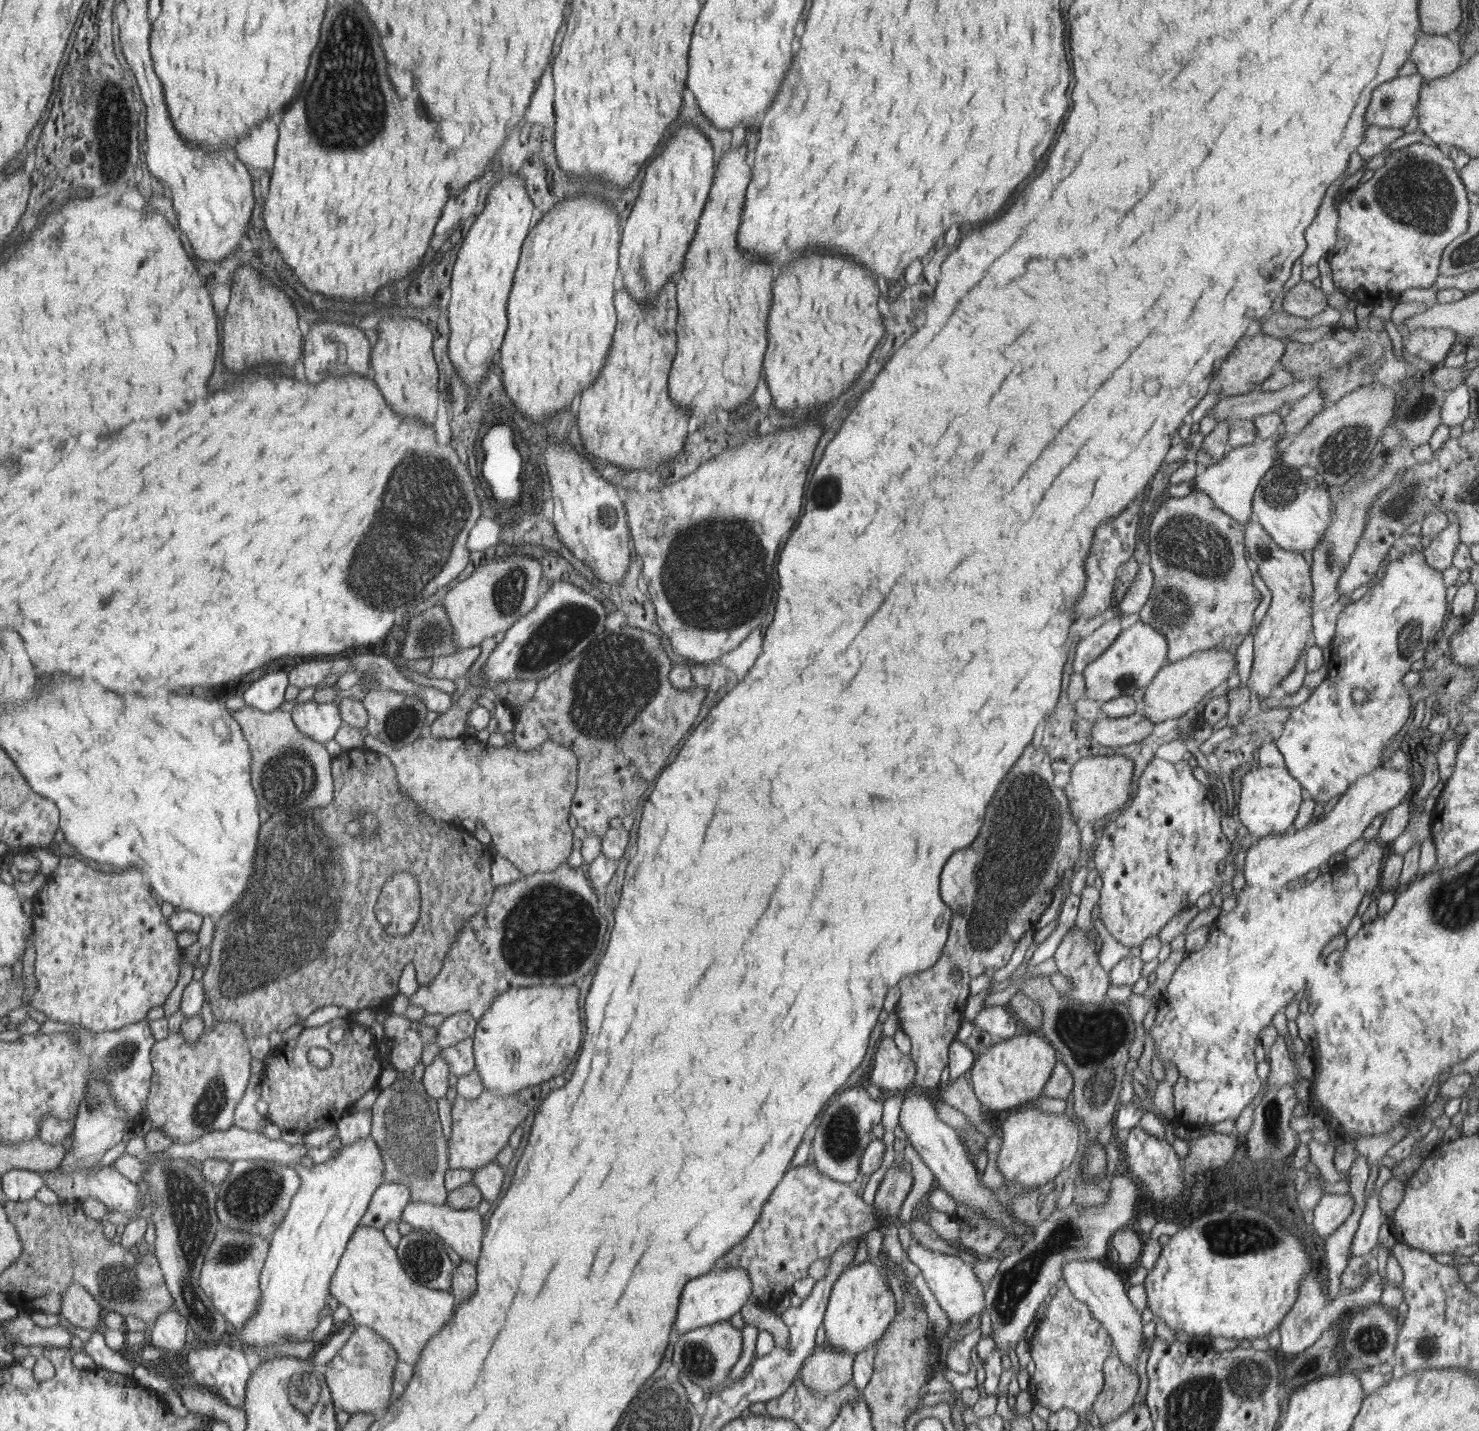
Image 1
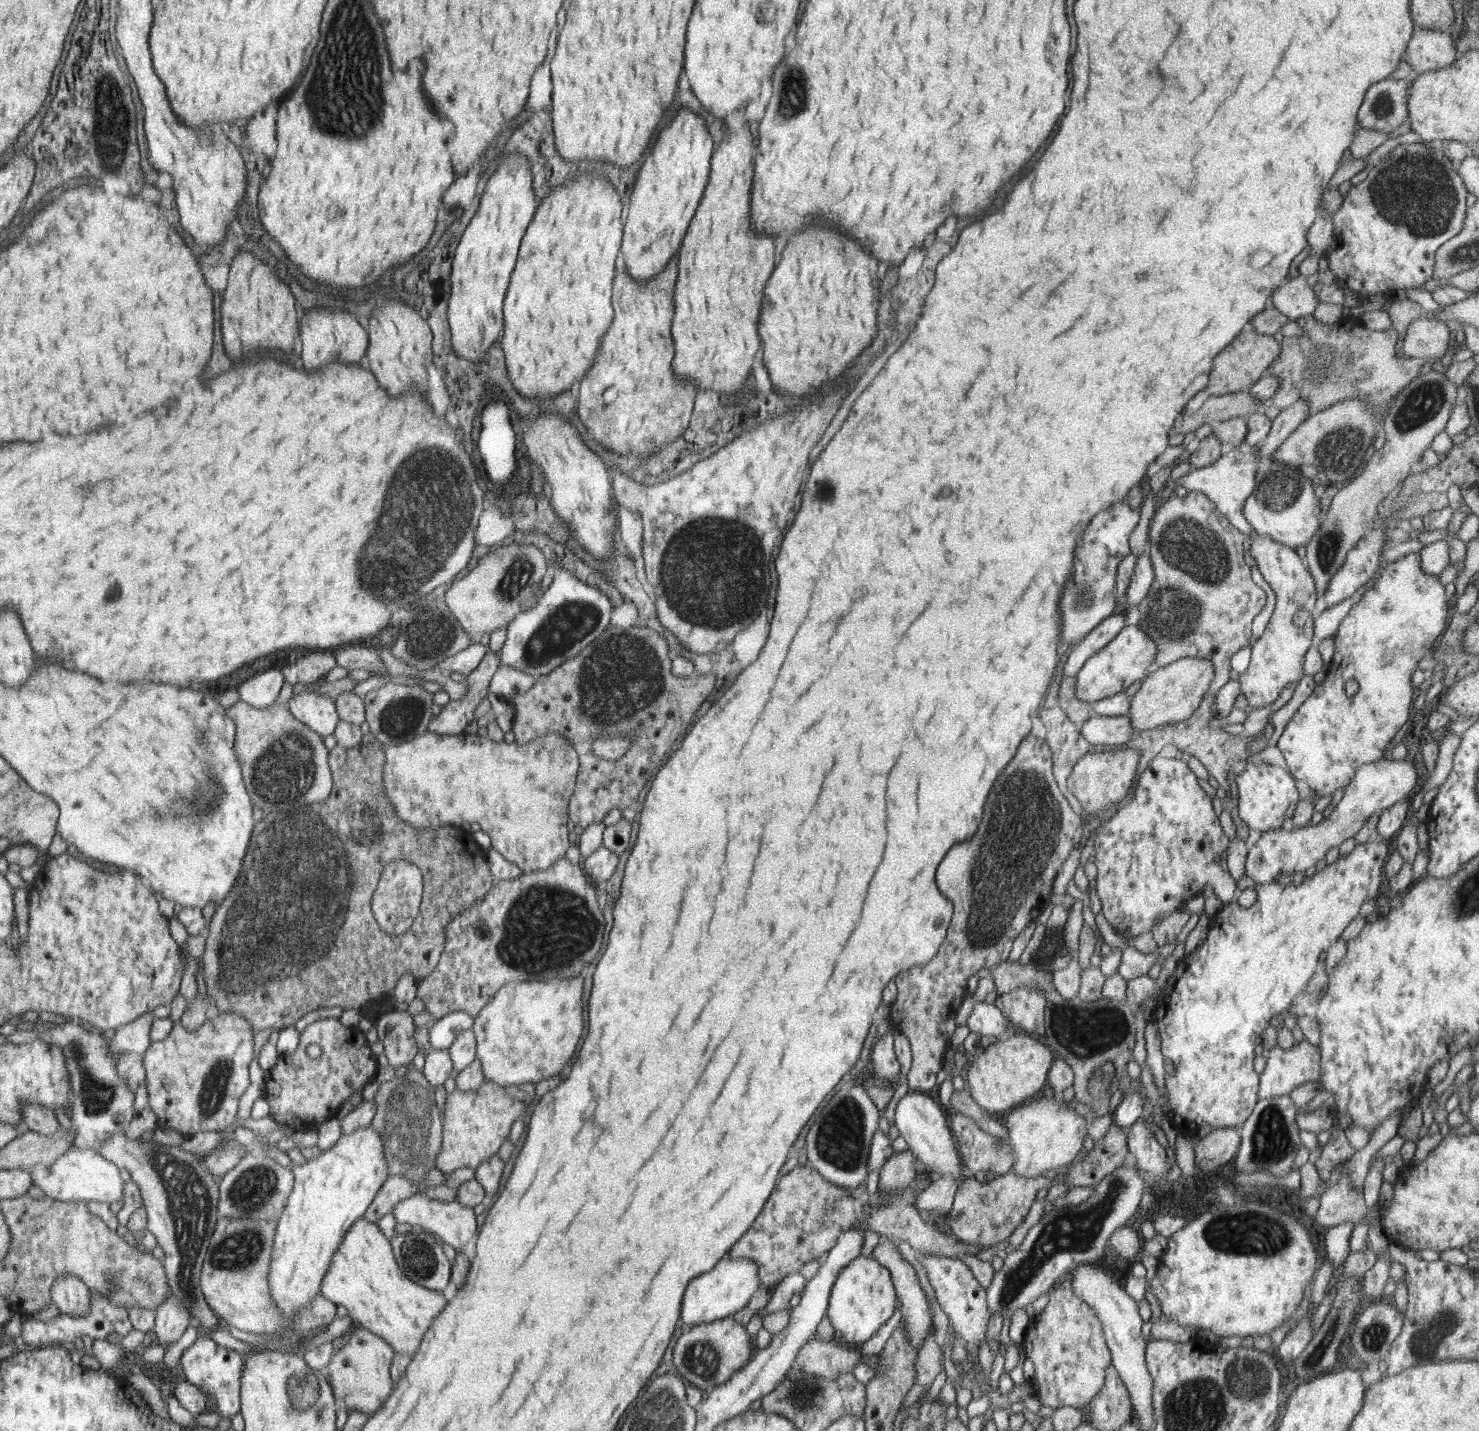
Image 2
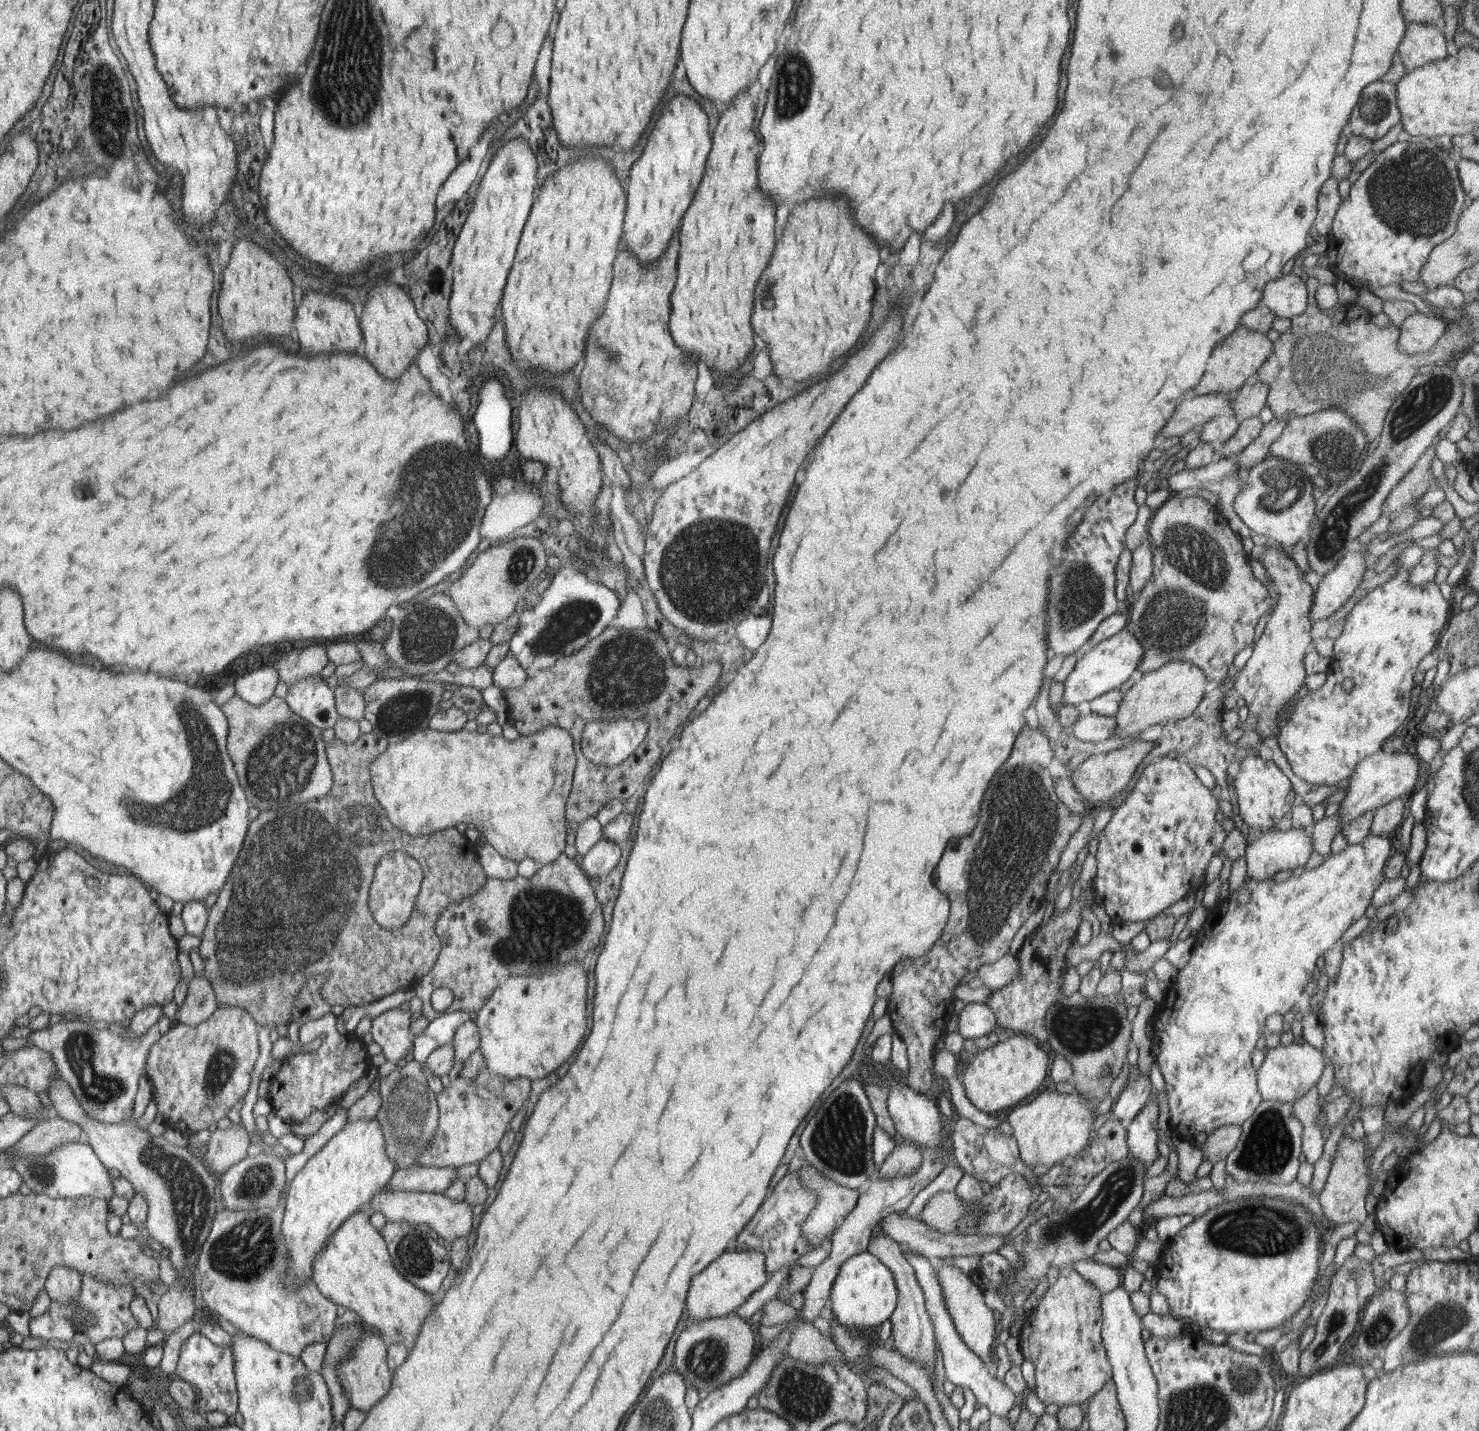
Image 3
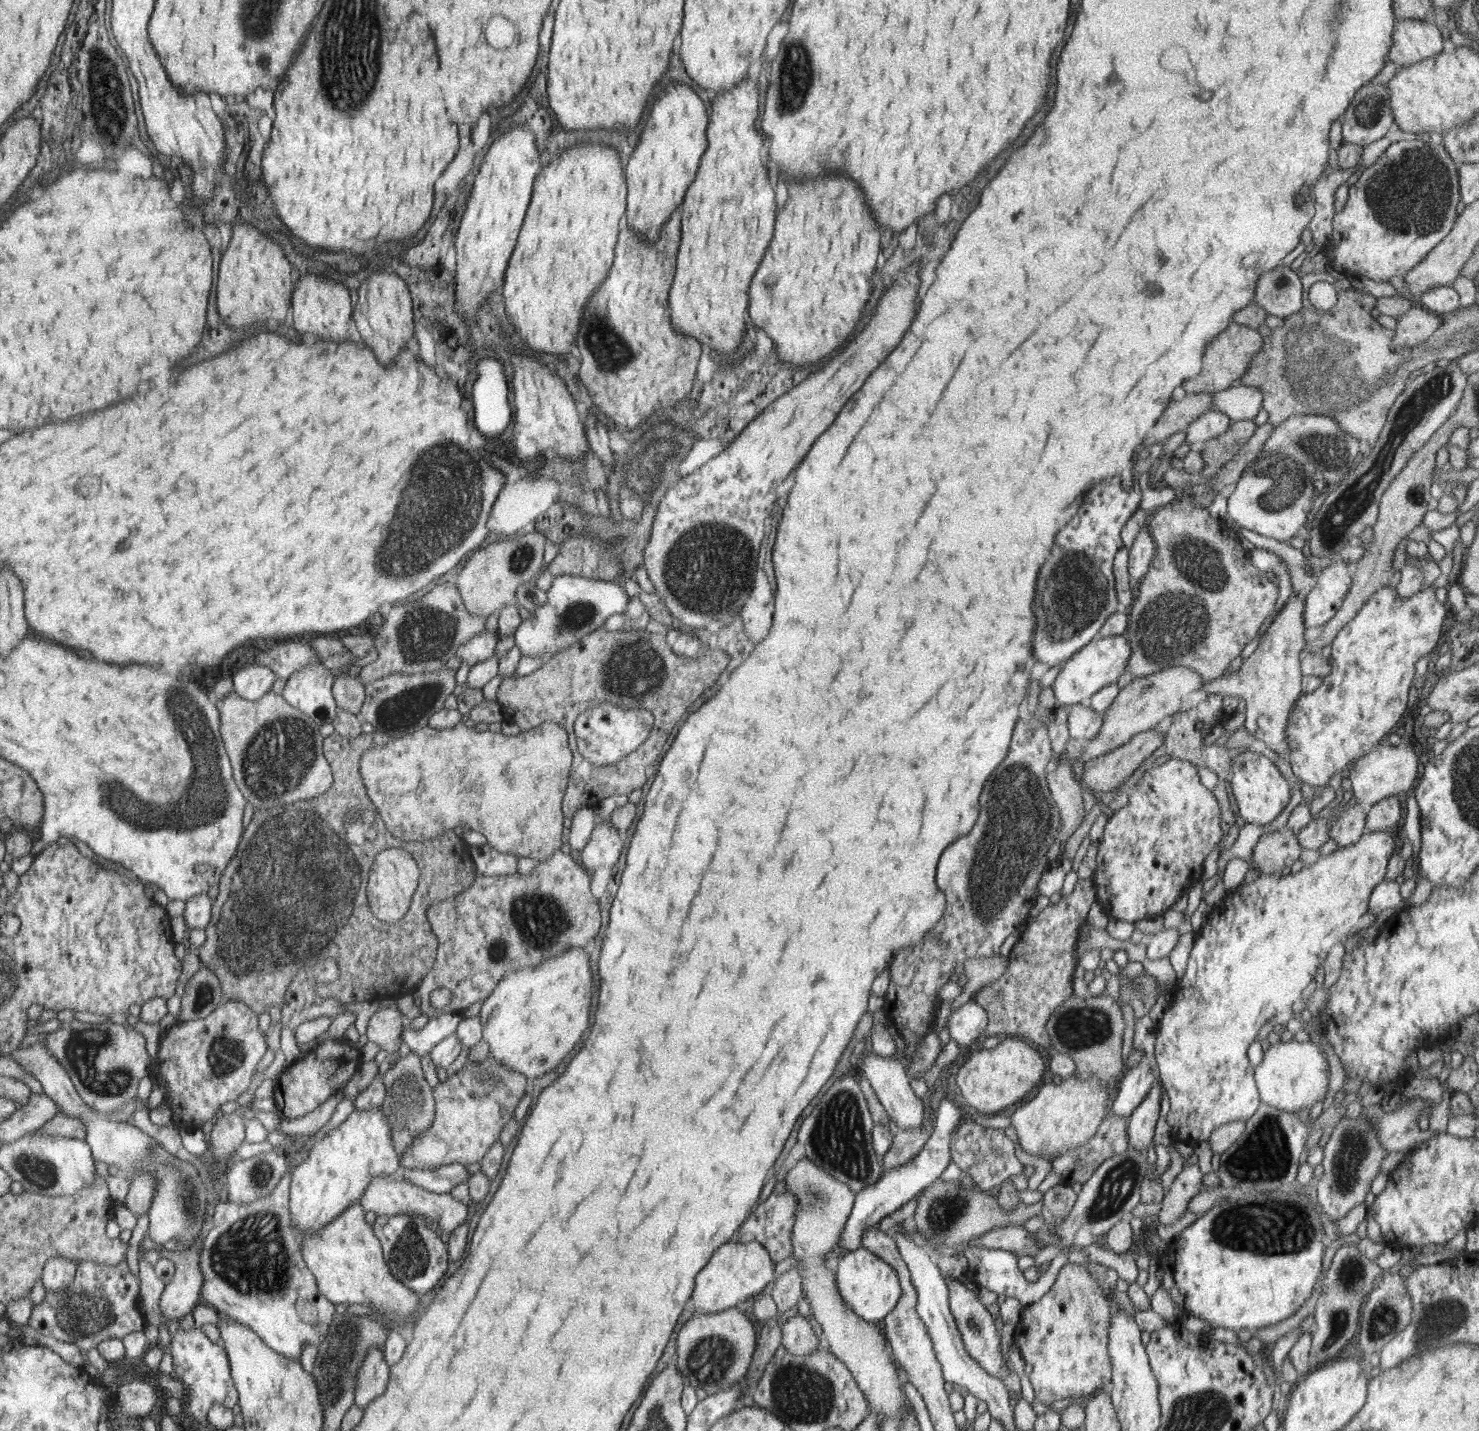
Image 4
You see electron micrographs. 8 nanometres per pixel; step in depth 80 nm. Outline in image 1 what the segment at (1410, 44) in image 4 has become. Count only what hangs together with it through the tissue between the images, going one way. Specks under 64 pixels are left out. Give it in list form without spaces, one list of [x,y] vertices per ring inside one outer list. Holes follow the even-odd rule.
[[[1424,32],[1418,33],[1417,41],[1414,44],[1414,49],[1409,56],[1416,63],[1417,73],[1425,79],[1440,78],[1446,76],[1458,69],[1461,66],[1462,44],[1454,44],[1448,39],[1447,35],[1428,34]]]

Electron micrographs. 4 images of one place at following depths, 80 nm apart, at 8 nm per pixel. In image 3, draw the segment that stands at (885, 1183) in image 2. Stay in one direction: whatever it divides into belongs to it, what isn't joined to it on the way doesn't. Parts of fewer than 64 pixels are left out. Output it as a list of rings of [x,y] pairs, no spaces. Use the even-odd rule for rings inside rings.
[[[905,1139],[905,1142],[900,1145],[896,1143],[895,1149],[878,1168],[877,1176],[879,1178],[908,1176],[920,1168],[923,1153],[923,1148],[910,1140]]]

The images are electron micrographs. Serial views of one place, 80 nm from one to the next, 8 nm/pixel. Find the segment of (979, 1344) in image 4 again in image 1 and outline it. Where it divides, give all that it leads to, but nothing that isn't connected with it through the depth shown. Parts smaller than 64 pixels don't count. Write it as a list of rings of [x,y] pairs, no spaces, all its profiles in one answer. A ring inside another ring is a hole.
[[[913,1242],[905,1252],[908,1260],[911,1260],[920,1269],[930,1291],[933,1292],[938,1304],[948,1315],[950,1324],[962,1326],[973,1316],[981,1316],[985,1310],[985,1287],[977,1279],[970,1264],[964,1263],[959,1257],[928,1250],[917,1242]]]

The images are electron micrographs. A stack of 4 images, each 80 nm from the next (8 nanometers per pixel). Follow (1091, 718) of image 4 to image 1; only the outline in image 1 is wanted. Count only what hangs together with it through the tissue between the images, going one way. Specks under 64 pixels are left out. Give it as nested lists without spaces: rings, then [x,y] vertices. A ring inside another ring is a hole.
[[[1139,710],[1118,718],[1101,716],[1092,726],[1092,740],[1098,746],[1128,748],[1147,738],[1153,726],[1151,720]]]

